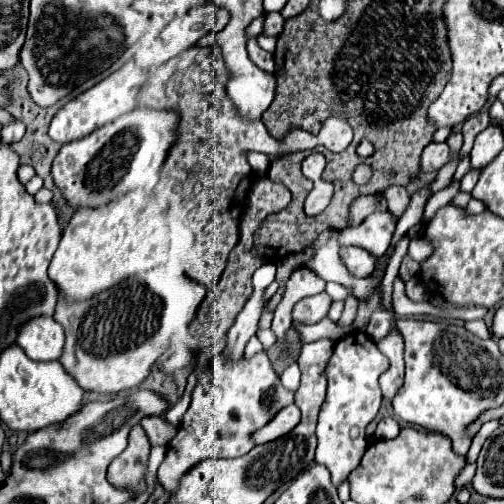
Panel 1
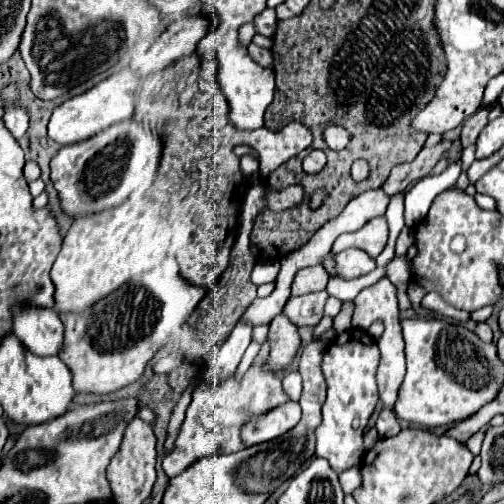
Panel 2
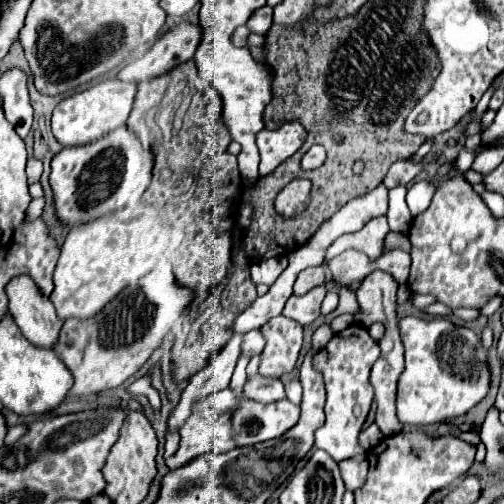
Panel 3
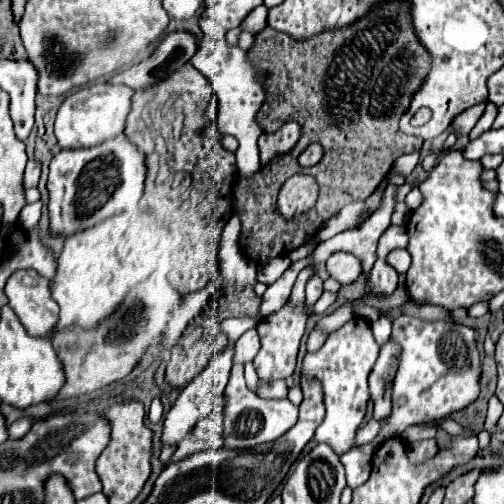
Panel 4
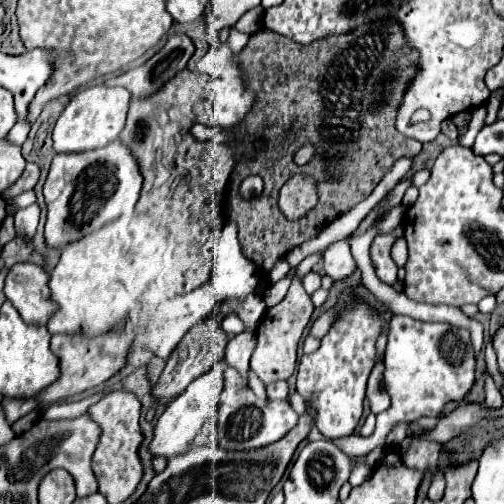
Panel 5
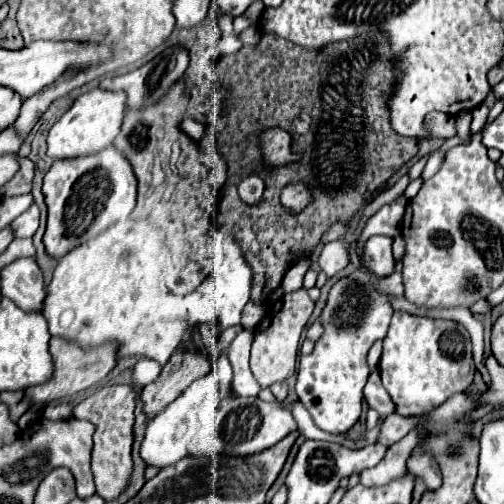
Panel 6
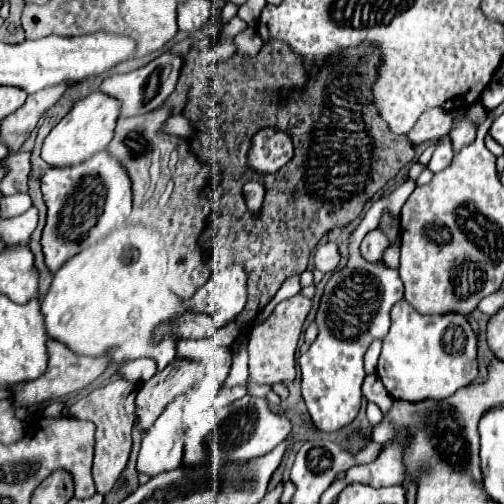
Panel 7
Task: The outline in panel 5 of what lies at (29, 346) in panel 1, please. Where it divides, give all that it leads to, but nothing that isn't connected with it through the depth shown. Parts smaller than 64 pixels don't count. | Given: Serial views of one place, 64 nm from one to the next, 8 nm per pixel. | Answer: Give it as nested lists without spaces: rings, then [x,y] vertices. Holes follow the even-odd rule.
[[[18,262],[10,268],[4,294],[26,324],[46,326],[58,304],[50,298],[50,276],[34,264]]]

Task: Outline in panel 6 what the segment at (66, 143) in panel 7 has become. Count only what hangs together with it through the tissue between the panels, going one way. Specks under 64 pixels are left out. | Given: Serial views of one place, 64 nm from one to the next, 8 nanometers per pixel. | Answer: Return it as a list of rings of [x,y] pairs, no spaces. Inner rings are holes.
[[[94,88],[90,92],[80,94],[74,100],[74,104],[62,114],[62,118],[50,128],[48,156],[52,156],[54,160],[62,160],[96,154],[108,148],[120,132],[124,112],[126,112],[126,94],[122,90],[110,92],[104,88]]]

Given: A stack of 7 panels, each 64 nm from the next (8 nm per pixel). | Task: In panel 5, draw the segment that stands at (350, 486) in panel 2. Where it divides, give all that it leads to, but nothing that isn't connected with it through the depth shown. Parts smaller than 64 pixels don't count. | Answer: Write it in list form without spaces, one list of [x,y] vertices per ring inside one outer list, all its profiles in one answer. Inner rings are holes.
[[[351,456],[351,458],[355,462],[355,465],[349,477],[350,484],[355,484],[356,487],[366,480],[371,470],[366,463],[365,456]]]

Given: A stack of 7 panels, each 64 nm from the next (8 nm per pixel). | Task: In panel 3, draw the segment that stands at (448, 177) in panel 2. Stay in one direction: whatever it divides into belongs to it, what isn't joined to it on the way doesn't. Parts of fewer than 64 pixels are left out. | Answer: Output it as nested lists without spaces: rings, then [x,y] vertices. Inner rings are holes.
[[[480,146],[480,148],[476,148],[474,152],[470,152],[470,150],[466,150],[466,148],[462,148],[462,152],[460,152],[460,156],[458,156],[458,160],[454,162],[456,166],[454,166],[454,170],[452,172],[456,172],[456,174],[462,174],[462,172],[466,172],[466,170],[470,170],[470,166],[472,166],[472,160],[476,158],[476,154],[478,152],[482,152],[484,148]],[[426,178],[426,180],[420,180],[416,184],[412,184],[408,188],[408,194],[406,194],[406,204],[410,208],[410,214],[412,218],[416,214],[422,214],[428,206],[430,206],[430,200],[434,196],[436,188],[434,188],[434,178]]]

